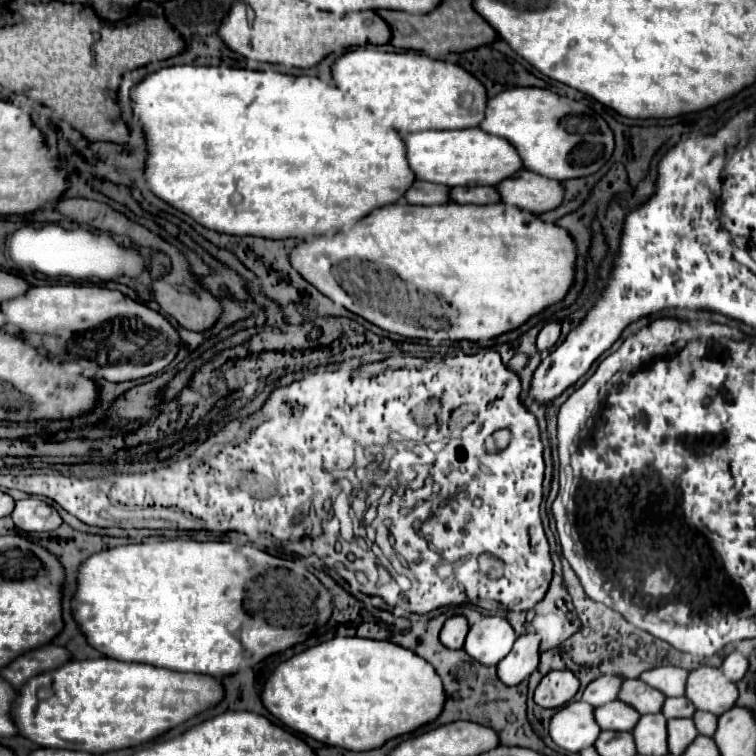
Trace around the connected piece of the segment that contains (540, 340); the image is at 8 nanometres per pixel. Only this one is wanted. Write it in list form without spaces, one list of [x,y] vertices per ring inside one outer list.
[[[557,320],[547,322],[547,324],[541,328],[539,336],[537,336],[537,348],[539,348],[541,352],[547,352],[547,348],[551,348],[551,346],[557,342],[559,332],[561,332],[561,326],[559,326]]]

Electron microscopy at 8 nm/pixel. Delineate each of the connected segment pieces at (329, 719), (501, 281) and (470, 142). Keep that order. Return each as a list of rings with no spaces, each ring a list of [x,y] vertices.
[[[337,636],[281,662],[261,688],[261,702],[297,734],[363,752],[435,720],[445,692],[433,666],[411,650],[387,640]]]
[[[395,202],[395,204],[387,204],[383,208],[373,210],[371,214],[363,216],[359,222],[347,228],[307,238],[291,250],[289,264],[311,286],[315,286],[321,294],[331,298],[335,304],[345,306],[347,310],[363,316],[365,320],[369,320],[371,324],[383,330],[409,336],[409,338],[429,338],[435,332],[431,326],[411,322],[403,314],[385,314],[379,308],[365,308],[353,302],[353,298],[341,288],[341,284],[335,278],[335,268],[339,266],[339,262],[351,260],[351,258],[381,264],[393,270],[395,276],[405,282],[409,292],[419,292],[423,296],[441,300],[443,310],[439,318],[445,318],[449,324],[447,328],[439,332],[447,334],[451,340],[465,338],[465,340],[479,342],[480,347],[486,347],[495,336],[521,326],[527,318],[541,312],[549,304],[559,302],[565,296],[565,292],[569,290],[573,282],[575,244],[563,228],[555,226],[554,223],[541,222],[537,214],[507,206],[503,202],[487,204],[487,206],[473,206],[473,204],[461,206],[453,202],[435,206],[417,206]]]
[[[463,128],[463,130],[427,130],[427,132],[411,132],[403,136],[405,156],[409,168],[413,170],[417,180],[453,186],[495,186],[503,178],[521,170],[521,158],[513,150],[509,142],[503,138],[489,136],[479,128]]]

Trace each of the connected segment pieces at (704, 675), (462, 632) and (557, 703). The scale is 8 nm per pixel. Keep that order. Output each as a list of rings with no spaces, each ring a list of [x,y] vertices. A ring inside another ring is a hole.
[[[701,666],[689,672],[687,686],[685,686],[685,698],[697,710],[721,716],[723,712],[735,706],[737,696],[739,696],[737,686],[725,680],[719,668]]]
[[[463,616],[449,618],[441,630],[441,644],[449,650],[461,650],[465,636],[467,636],[467,630],[469,630],[469,626]]]
[[[569,670],[549,672],[535,688],[535,704],[541,708],[561,708],[579,690],[579,680]]]

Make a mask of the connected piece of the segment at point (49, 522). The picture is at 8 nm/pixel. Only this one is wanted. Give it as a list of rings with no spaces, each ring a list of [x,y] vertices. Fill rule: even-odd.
[[[37,498],[15,502],[15,510],[11,512],[11,518],[15,526],[21,528],[23,532],[49,532],[49,530],[57,530],[63,522],[53,506]]]

